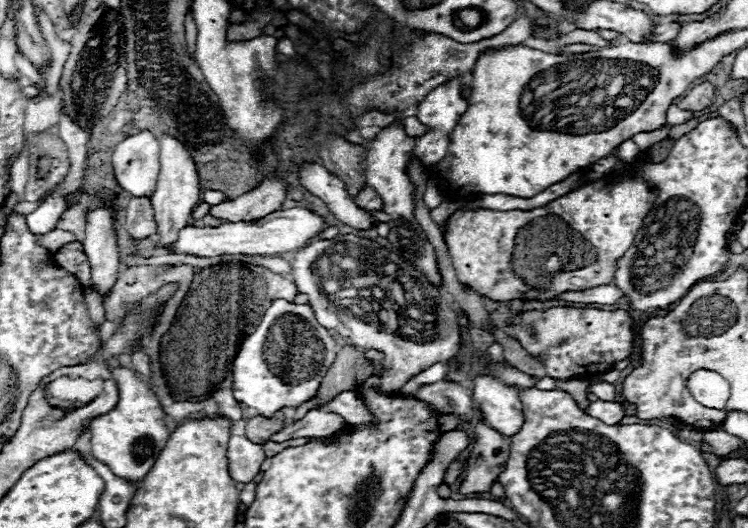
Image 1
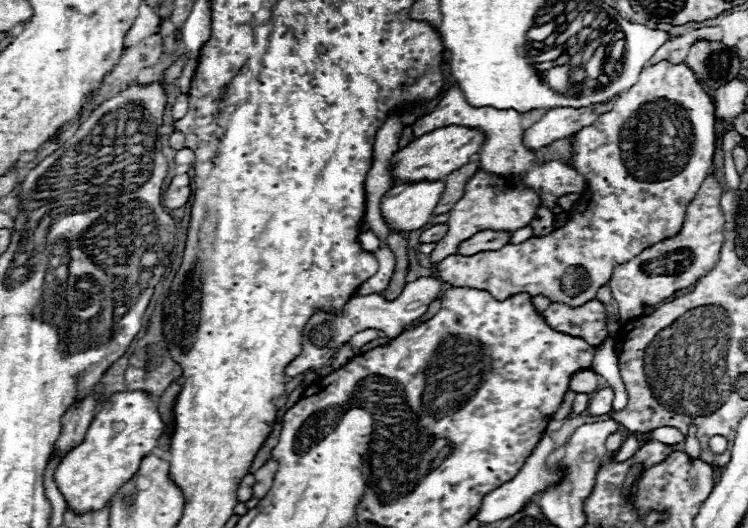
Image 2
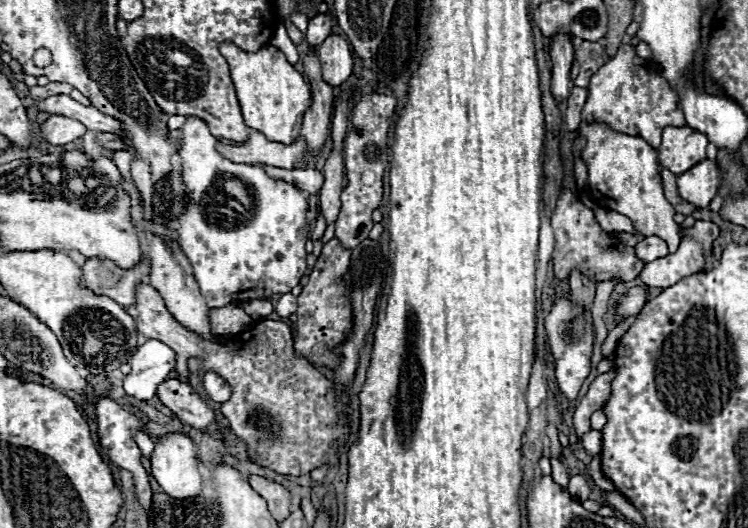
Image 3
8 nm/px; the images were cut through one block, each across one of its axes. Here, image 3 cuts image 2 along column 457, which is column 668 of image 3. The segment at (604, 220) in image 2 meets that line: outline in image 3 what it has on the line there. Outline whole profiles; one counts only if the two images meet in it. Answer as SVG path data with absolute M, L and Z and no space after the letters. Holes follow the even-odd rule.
M696 220L692 228L686 230L686 238L682 240L680 248L676 254L668 254L664 258L658 258L654 262L644 264L644 270L640 272L640 278L646 286L658 286L658 288L668 288L672 284L676 284L678 280L692 276L696 272L700 272L704 268L704 252L712 248L712 242L718 238L718 226L712 222L704 222L704 220Z

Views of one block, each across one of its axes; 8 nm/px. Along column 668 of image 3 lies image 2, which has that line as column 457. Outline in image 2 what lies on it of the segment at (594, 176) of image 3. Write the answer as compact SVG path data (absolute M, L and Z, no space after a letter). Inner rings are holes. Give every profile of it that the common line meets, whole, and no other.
M476 172L476 176L466 184L466 194L460 202L454 204L454 208L448 212L450 220L448 220L448 234L436 242L434 252L428 256L430 266L440 264L446 256L452 256L454 252L458 252L458 244L462 244L462 240L468 240L470 236L474 236L474 232L482 232L484 228L490 230L518 230L528 226L528 222L534 216L536 206L540 206L540 198L536 192L532 192L530 188L524 188L522 184L514 182L514 180L500 180L494 178L486 172Z

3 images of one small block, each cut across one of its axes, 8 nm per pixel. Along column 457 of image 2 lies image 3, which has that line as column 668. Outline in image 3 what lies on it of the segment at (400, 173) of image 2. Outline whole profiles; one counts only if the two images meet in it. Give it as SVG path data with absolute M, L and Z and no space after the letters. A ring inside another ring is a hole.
M666 126L662 134L662 144L658 148L658 162L662 168L682 174L706 158L708 140L692 128Z

